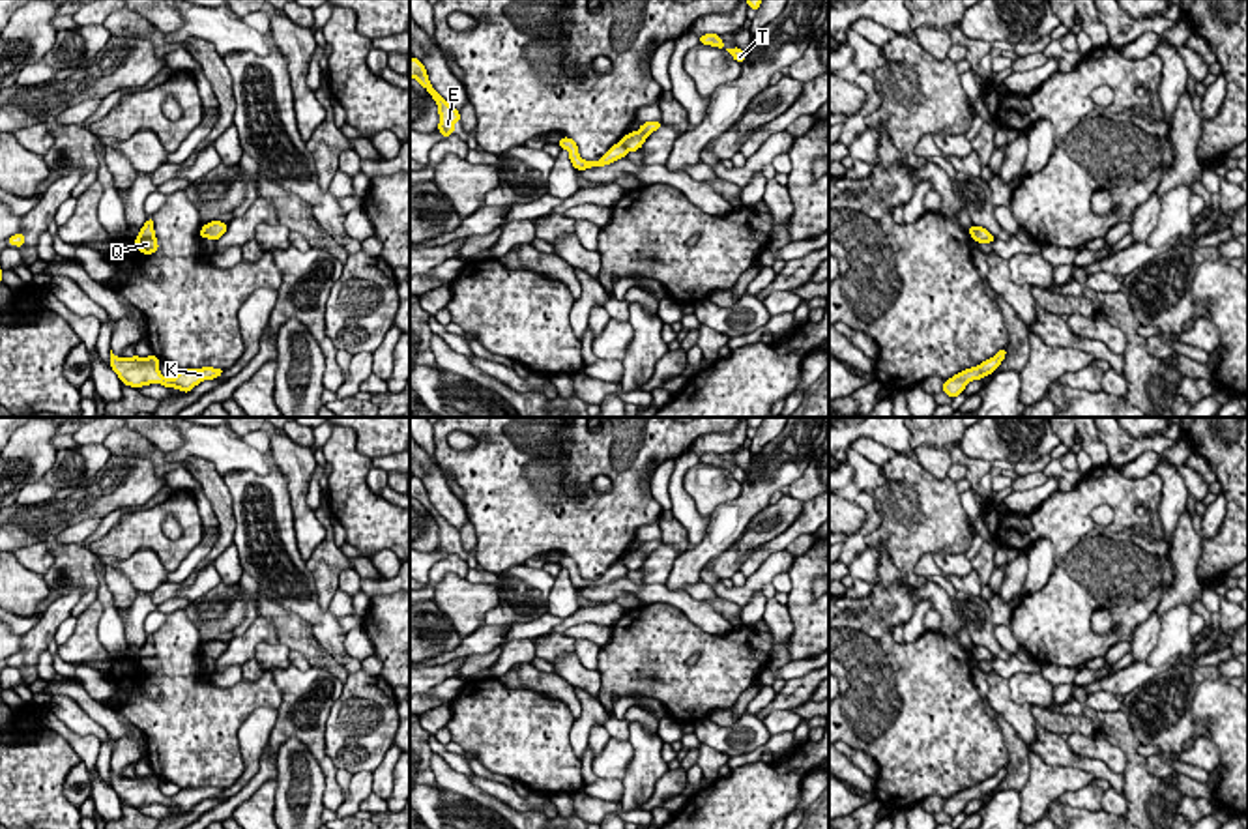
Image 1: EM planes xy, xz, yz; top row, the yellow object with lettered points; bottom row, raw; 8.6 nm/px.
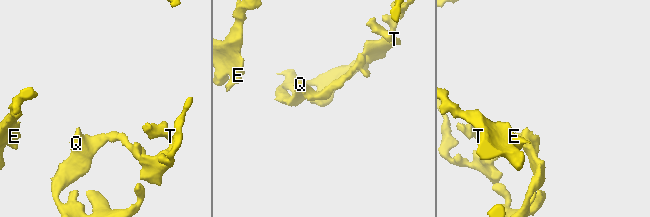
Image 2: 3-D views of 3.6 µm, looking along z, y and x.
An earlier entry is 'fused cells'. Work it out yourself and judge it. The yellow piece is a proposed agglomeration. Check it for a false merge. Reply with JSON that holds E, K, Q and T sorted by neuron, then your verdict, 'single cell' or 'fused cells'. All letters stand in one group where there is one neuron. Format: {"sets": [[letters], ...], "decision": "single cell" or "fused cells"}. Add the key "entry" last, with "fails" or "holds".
{"sets": [["E", "T"], ["K", "Q"]], "decision": "fused cells", "entry": "holds"}

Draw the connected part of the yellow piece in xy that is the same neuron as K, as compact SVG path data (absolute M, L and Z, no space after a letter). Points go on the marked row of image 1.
M110 350L110 367L118 374L120 382L135 389L150 384L161 384L189 393L204 380L213 380L223 374L225 369L202 367L183 369L174 378L167 378L159 371L161 361L152 354L148 357L118 357Z

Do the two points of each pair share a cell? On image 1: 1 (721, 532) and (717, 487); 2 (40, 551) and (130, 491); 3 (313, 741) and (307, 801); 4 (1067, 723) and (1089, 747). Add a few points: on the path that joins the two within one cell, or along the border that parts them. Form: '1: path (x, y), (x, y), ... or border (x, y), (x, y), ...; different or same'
1: border (741, 483), (741, 493), (725, 500), (708, 519); different
2: border (43, 539), (19, 549); different
3: border (289, 736), (319, 764), (322, 796); different
4: border (1091, 734), (1069, 736); different

